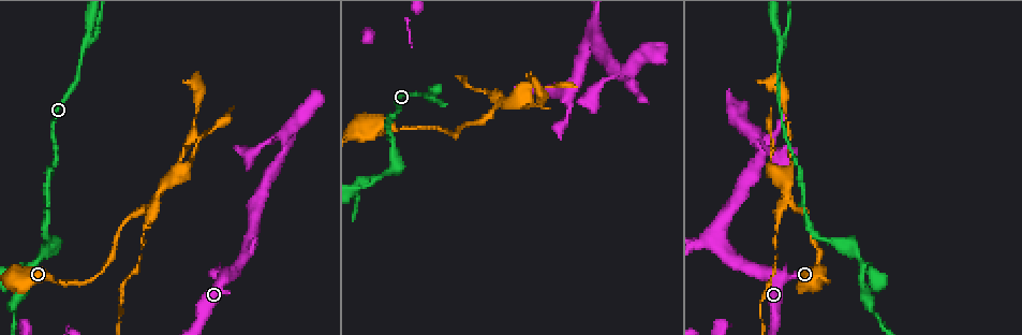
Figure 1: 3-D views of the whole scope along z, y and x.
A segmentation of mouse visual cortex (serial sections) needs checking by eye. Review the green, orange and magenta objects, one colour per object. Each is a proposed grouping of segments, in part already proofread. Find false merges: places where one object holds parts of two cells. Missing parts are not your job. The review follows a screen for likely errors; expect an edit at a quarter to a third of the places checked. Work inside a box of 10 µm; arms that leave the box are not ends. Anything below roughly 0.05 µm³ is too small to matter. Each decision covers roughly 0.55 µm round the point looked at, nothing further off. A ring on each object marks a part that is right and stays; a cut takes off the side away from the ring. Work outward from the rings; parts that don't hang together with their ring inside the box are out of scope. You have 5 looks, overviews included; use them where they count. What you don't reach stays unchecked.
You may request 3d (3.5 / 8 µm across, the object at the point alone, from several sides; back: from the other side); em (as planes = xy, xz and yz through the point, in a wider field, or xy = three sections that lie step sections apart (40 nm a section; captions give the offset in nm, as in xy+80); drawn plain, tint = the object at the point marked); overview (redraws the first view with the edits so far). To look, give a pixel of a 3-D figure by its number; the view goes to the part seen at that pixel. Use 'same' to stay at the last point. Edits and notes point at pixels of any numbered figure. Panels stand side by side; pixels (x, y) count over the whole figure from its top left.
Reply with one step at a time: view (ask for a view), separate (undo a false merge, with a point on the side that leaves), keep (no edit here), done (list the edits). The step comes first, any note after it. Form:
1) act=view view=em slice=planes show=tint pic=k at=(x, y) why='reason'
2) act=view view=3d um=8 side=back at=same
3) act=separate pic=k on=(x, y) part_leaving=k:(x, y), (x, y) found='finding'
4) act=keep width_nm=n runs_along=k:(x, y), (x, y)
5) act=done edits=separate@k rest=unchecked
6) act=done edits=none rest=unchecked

act=view view=3d um=3.5 pic=1 at=(793, 203) why='three-way junction'

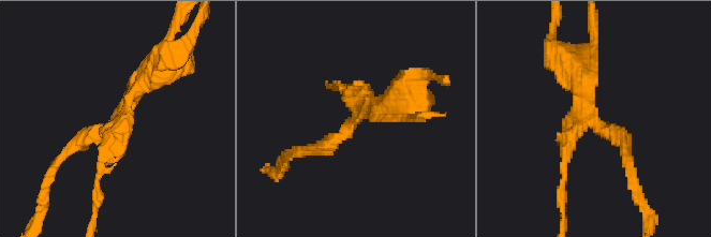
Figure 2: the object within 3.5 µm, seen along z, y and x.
act=view view=em slice=xy step=1 show=tint pic=2 at=(354, 119) arms=3 arm_widths_nm=150,200,250

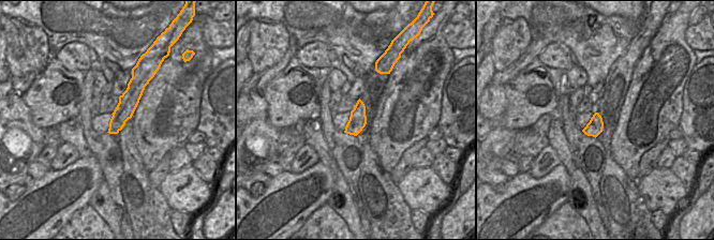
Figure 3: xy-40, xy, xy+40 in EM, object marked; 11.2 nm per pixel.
act=separate pic=2 on=(159, 71) found='a second cell is stuck on'

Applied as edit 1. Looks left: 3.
act=view view=3d um=3.5 pic=1 at=(863, 265)

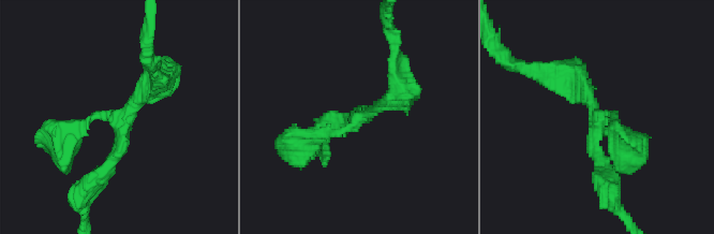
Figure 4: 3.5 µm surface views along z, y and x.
act=view view=em slice=xy step=5 show=tint pic=4 at=(597, 118) arms=3 arm_widths_nm=200,200,350

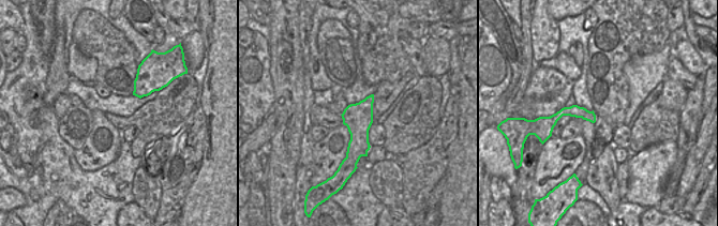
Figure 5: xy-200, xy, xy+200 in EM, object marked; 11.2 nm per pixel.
act=keep runs_along=5:(593, 117), (563, 111), (555, 118) found='one cell here'

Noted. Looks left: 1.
act=done edits=separate@2 rest=unchecked

